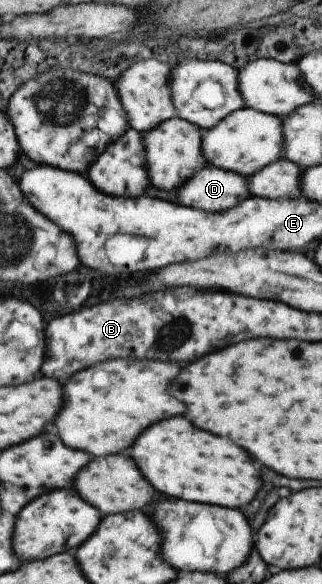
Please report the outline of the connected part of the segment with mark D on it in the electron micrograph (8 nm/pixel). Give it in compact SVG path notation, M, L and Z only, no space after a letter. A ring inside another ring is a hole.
M210 165L197 171L179 192L182 205L212 213L228 211L251 195L243 175Z

